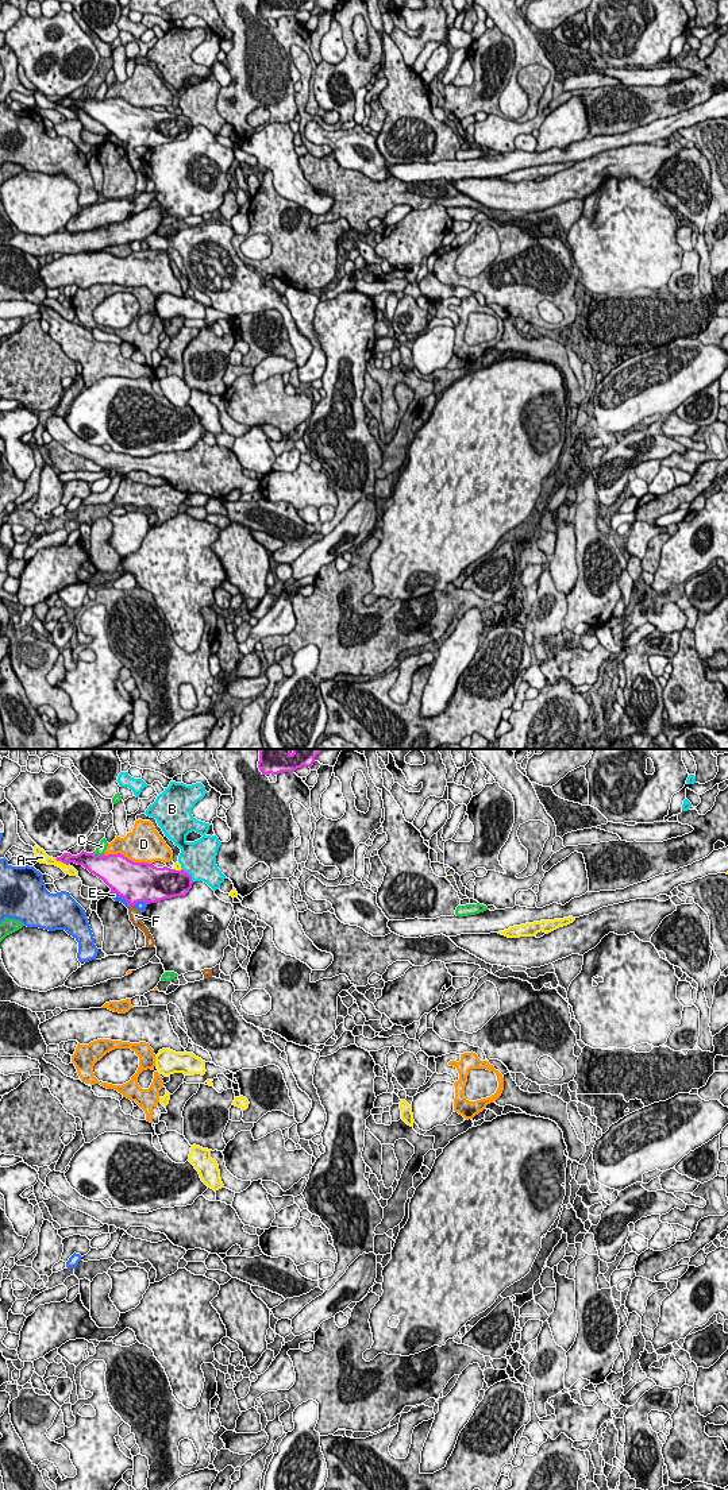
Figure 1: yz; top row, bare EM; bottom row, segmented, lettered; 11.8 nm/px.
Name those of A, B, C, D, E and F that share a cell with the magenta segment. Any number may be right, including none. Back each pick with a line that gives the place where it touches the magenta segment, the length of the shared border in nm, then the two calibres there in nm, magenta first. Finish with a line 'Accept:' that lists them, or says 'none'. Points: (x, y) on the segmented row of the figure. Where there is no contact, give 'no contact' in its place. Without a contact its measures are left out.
F: meets magenta in yz at (130, 906); contact 70 nm long; 380 nm thick on the magenta side, 160 nm on the other
Accept: F

